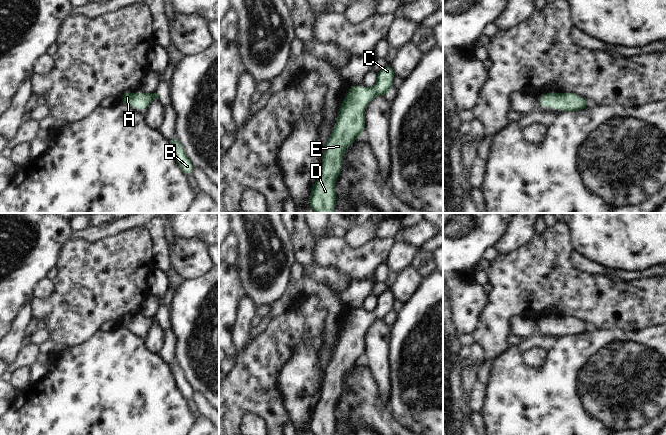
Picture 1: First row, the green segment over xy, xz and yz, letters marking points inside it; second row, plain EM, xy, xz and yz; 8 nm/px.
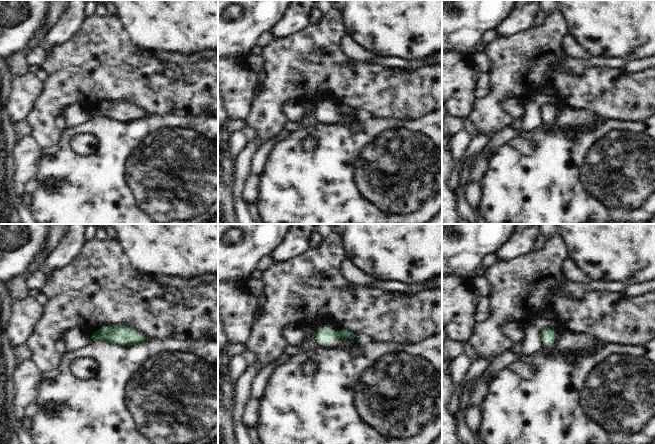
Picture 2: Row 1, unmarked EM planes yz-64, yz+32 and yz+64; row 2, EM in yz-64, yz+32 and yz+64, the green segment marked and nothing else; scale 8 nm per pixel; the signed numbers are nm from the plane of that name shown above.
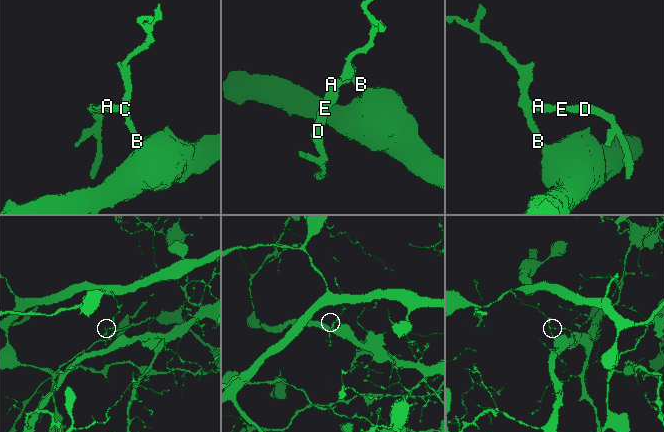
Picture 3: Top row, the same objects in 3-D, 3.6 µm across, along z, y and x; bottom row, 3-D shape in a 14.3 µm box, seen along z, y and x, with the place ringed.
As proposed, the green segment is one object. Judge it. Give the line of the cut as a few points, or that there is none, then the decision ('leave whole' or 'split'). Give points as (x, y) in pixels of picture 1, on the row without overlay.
cut none; leave whole

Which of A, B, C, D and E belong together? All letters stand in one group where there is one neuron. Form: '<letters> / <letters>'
A B C D E

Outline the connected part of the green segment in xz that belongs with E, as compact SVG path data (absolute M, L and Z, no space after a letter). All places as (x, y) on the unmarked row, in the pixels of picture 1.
M390 288L378 295L376 299L376 308L371 312L361 311L358 309L350 310L344 326L340 329L338 342L328 366L324 371L318 404L314 407L308 424L309 429L314 435L334 435L336 429L336 415L334 409L342 392L343 379L348 370L363 357L366 350L364 330L369 328L376 320L386 319L392 313L392 304L396 299Z

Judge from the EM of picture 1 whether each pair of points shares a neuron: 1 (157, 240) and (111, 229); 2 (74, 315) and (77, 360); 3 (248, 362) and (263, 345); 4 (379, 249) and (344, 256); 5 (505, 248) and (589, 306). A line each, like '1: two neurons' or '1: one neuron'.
1: one neuron
2: two neurons
3: one neuron
4: one neuron
5: two neurons

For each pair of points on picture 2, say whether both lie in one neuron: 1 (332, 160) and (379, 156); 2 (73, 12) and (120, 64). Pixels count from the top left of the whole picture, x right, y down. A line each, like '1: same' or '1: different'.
1: same
2: different

